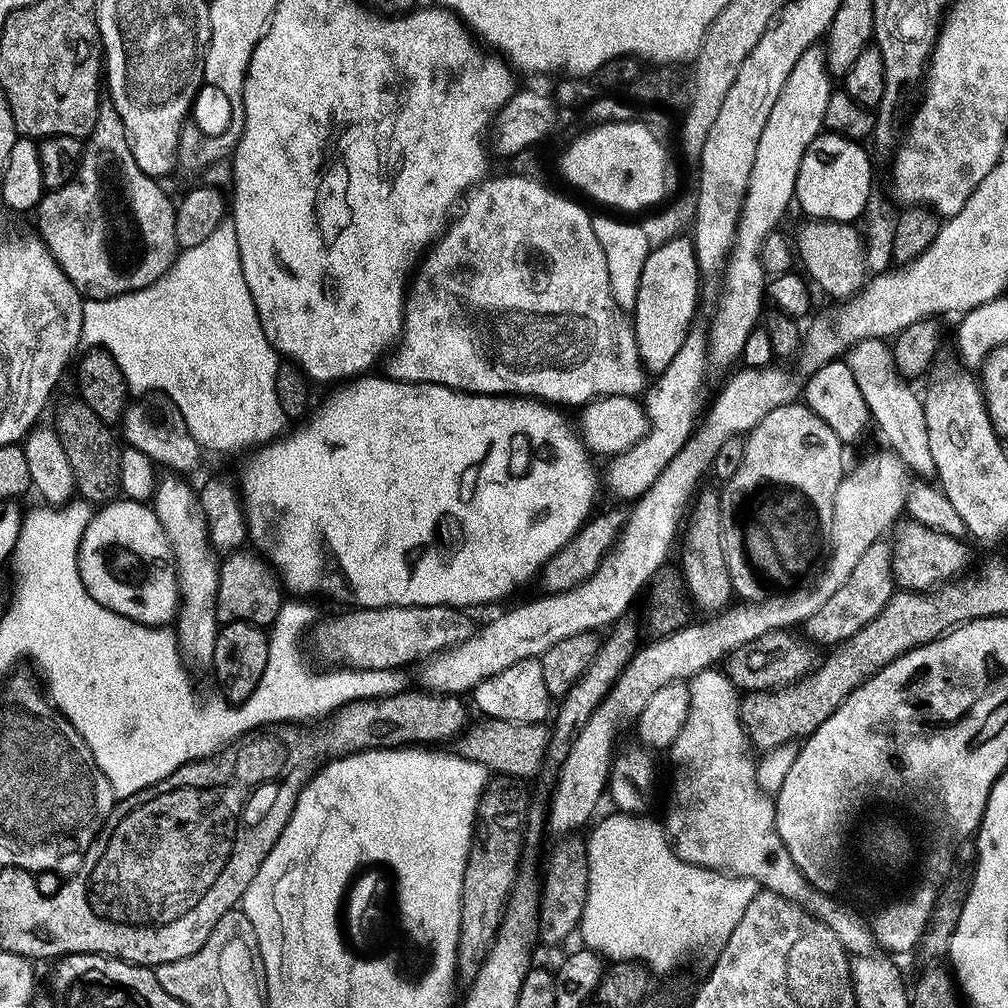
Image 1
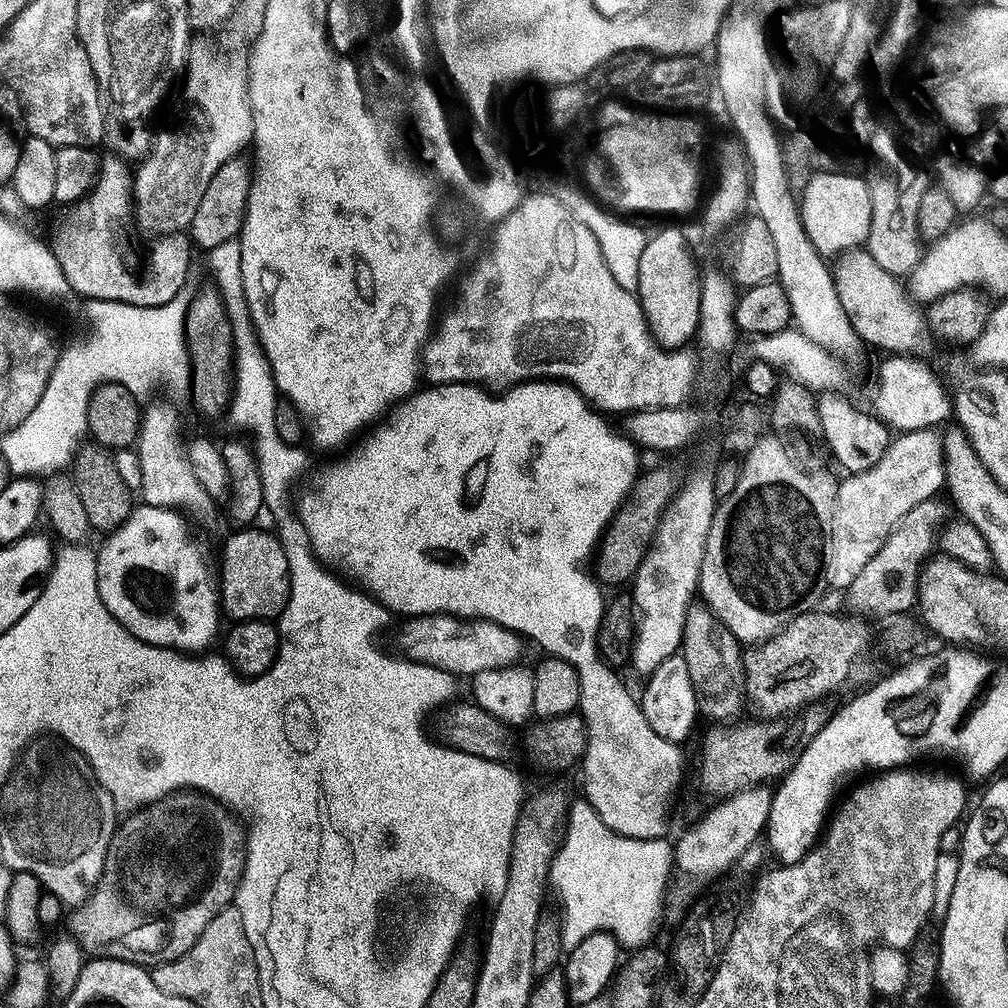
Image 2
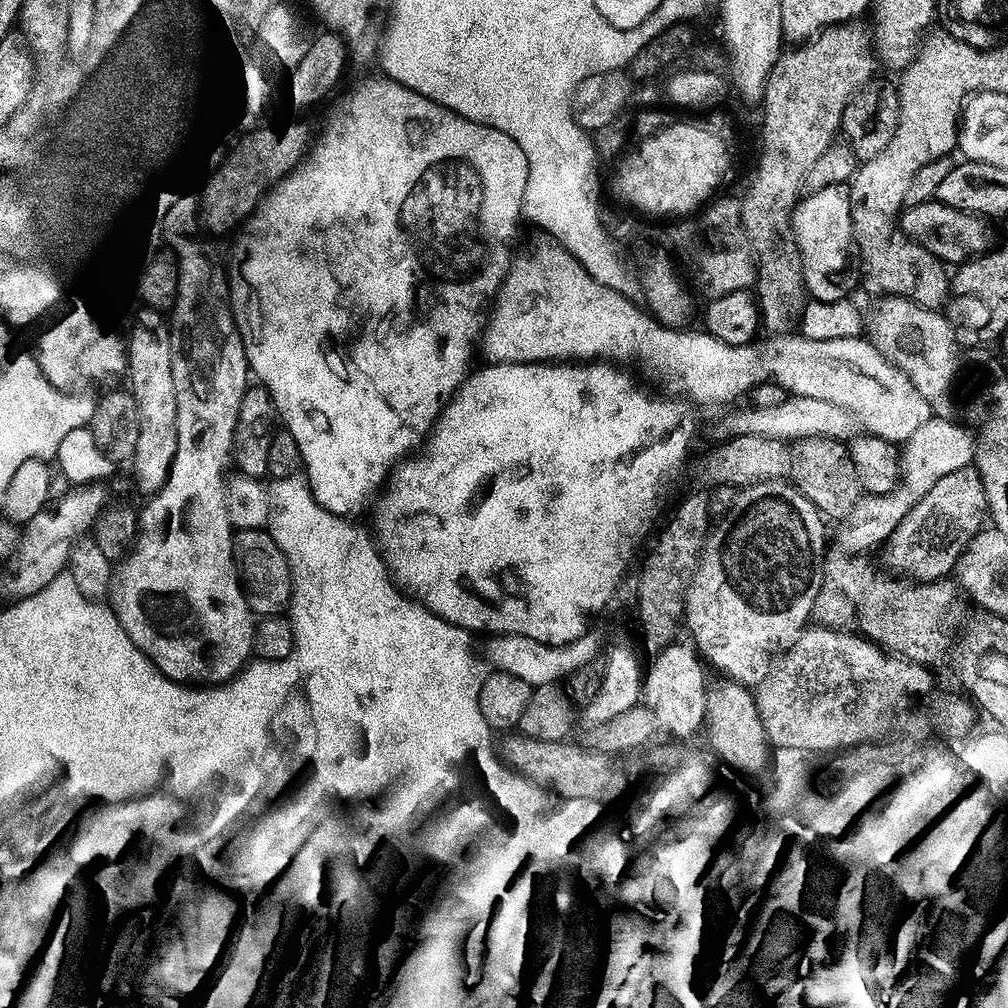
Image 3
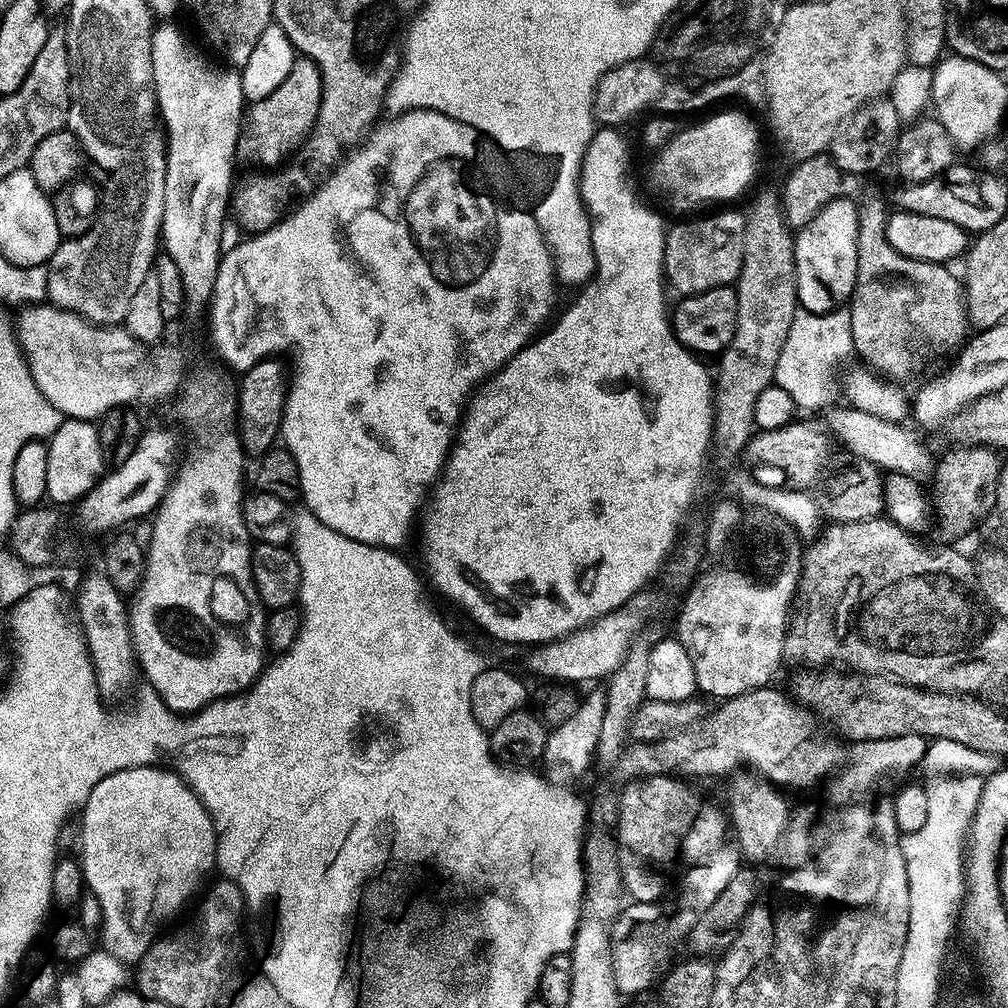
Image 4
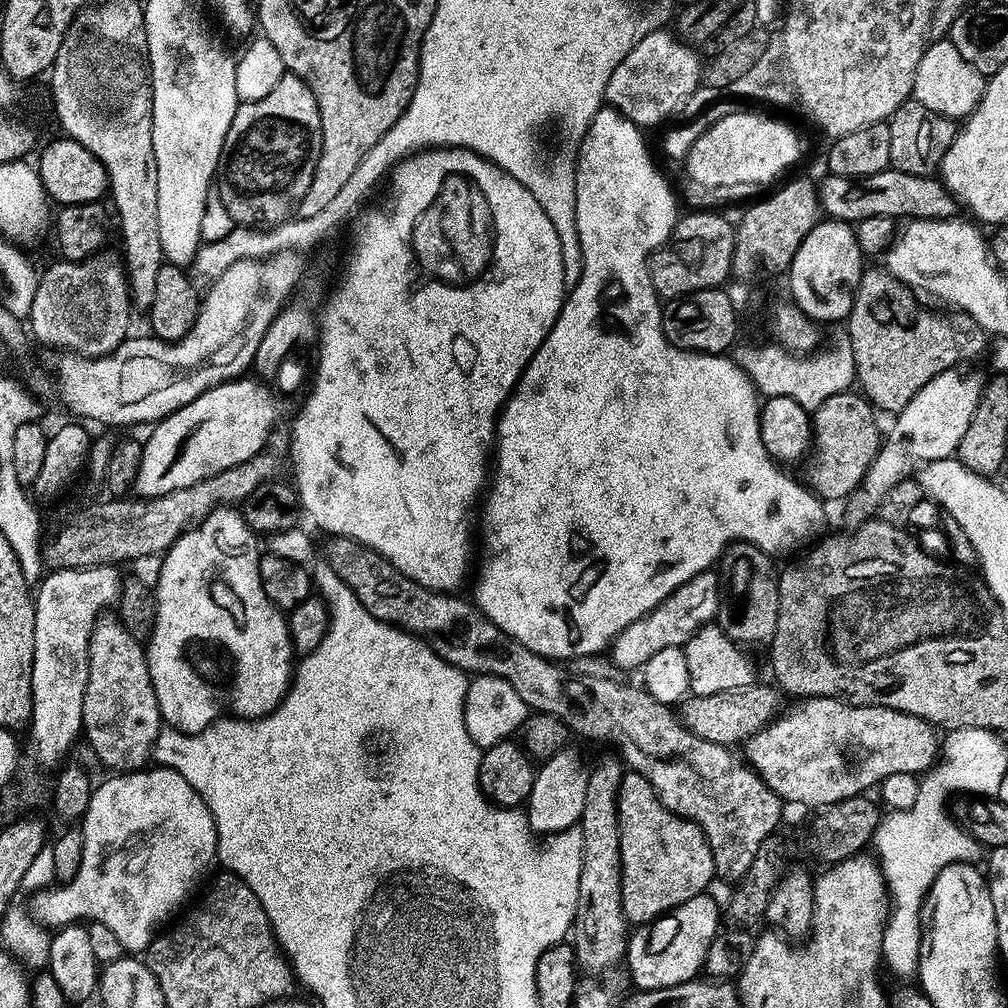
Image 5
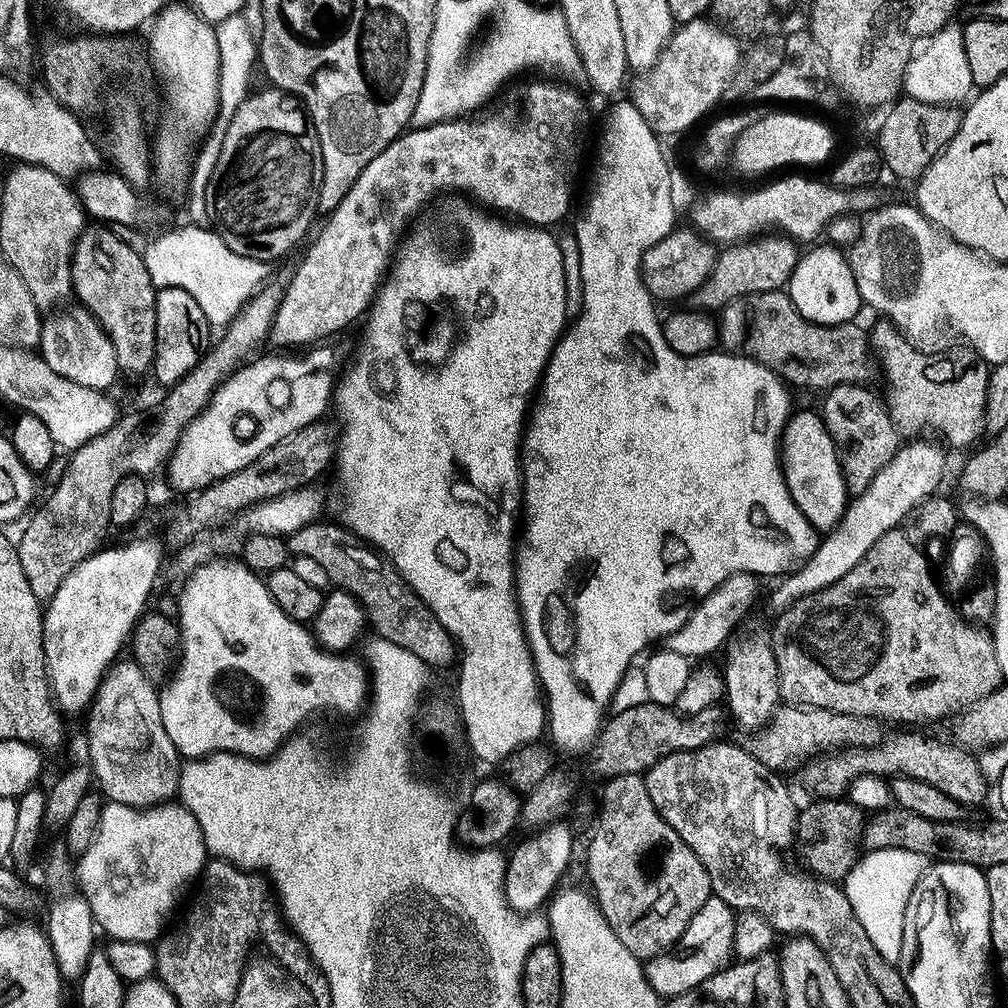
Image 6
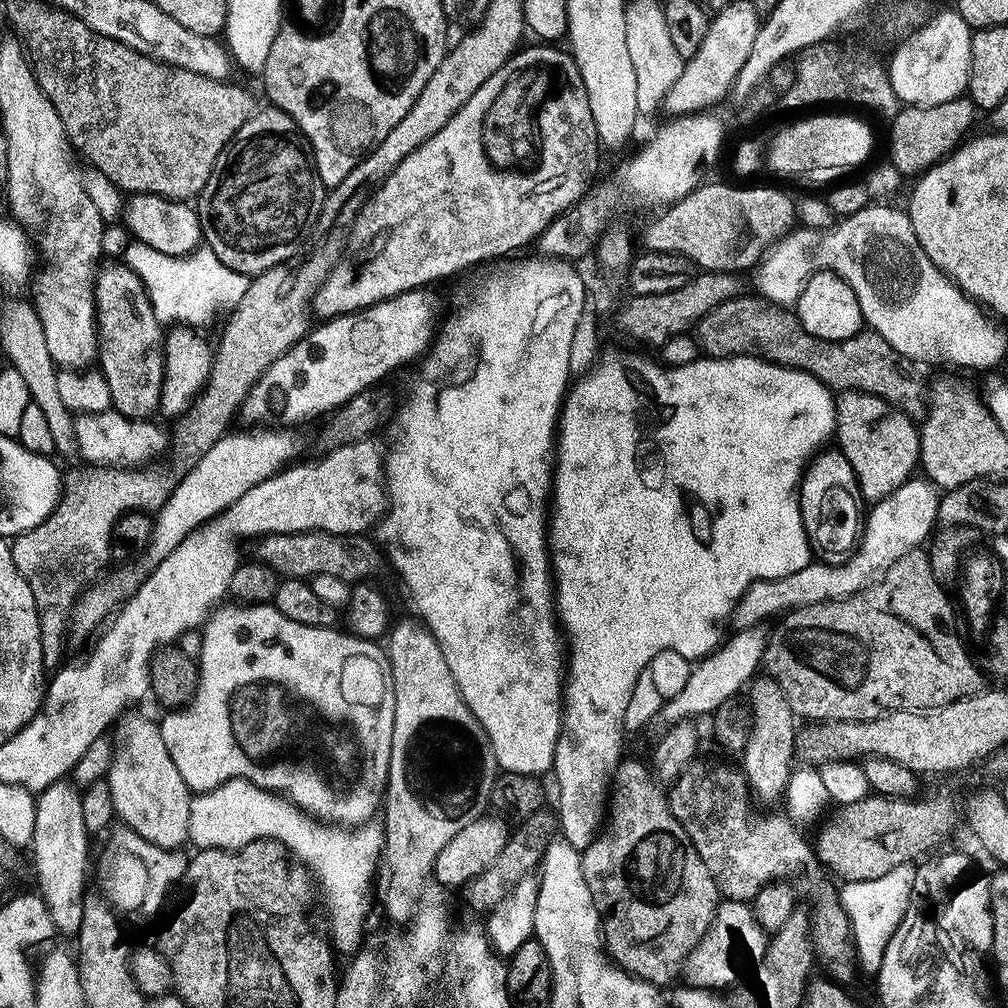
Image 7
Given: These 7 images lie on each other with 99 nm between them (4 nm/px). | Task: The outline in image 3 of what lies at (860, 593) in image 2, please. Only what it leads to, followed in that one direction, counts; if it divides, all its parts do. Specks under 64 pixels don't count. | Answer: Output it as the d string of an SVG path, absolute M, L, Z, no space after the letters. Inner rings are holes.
M967 468L946 473L931 484L887 538L882 548L883 567L921 583L945 579L955 569L958 556L969 539L983 527L986 517L985 490L976 470Z

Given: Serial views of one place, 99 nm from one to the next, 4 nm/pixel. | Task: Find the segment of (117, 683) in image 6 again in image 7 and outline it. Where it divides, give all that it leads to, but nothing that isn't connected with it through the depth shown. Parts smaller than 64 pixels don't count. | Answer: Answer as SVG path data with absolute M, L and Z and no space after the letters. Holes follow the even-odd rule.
M128 710L115 721L114 731L111 733L112 761L109 764L106 779L110 798L112 799L112 811L115 819L125 828L129 828L134 834L138 834L159 848L176 850L180 843L188 840L188 823L190 822L190 806L192 796L190 789L178 774L174 762L166 750L166 744L162 742L160 725L154 719L147 720L144 716Z

